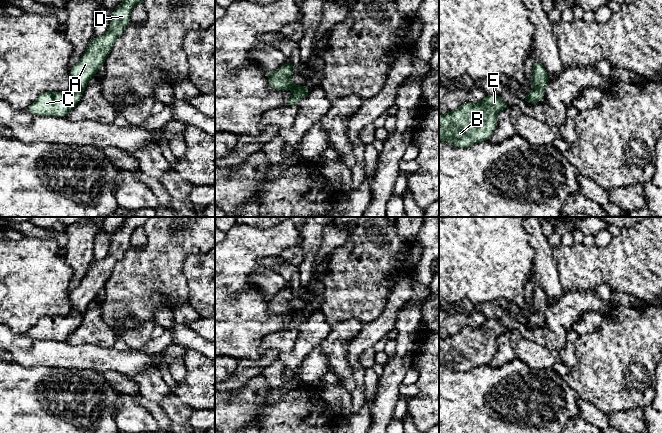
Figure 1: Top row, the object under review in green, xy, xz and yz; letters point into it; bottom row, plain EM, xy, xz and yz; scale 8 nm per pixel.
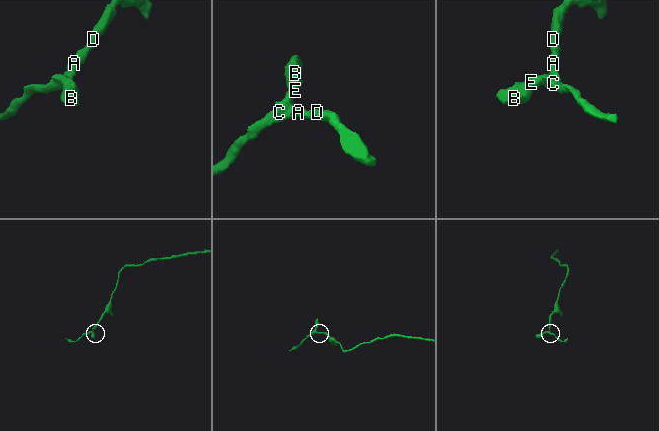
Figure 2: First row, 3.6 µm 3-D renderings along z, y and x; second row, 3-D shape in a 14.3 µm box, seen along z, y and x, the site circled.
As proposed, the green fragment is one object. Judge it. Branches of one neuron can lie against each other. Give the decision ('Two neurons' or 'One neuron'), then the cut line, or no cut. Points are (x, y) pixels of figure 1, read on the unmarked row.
One neuron. No split

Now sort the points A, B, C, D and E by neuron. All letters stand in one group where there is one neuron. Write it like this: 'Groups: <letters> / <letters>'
Groups: A B C D E

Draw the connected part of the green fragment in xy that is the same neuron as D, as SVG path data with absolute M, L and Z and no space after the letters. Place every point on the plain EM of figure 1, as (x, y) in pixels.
M128 217L123 221L122 228L111 237L111 246L107 256L101 261L90 265L80 284L70 292L72 312L65 316L43 316L26 332L38 340L66 341L81 324L82 315L88 304L96 299L112 273L116 263L130 247L130 236L133 231L143 226L149 217Z

